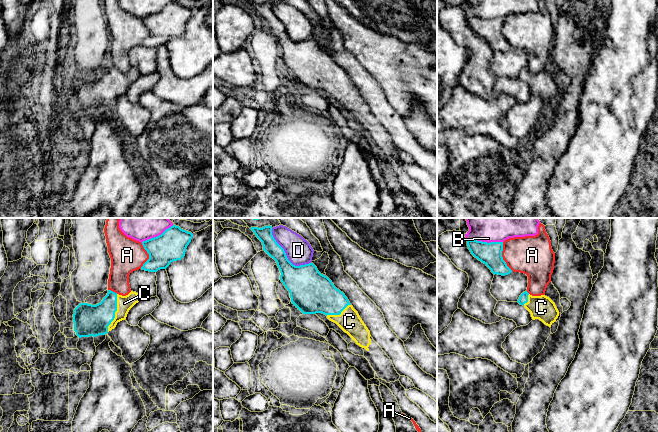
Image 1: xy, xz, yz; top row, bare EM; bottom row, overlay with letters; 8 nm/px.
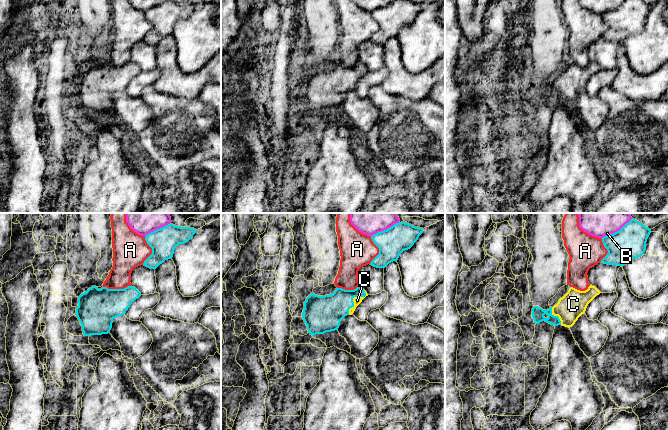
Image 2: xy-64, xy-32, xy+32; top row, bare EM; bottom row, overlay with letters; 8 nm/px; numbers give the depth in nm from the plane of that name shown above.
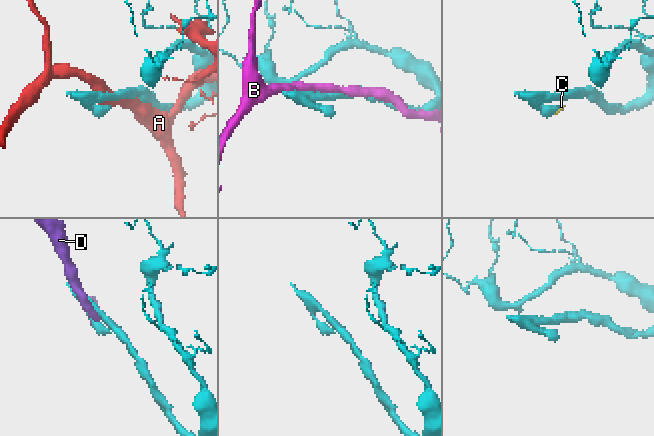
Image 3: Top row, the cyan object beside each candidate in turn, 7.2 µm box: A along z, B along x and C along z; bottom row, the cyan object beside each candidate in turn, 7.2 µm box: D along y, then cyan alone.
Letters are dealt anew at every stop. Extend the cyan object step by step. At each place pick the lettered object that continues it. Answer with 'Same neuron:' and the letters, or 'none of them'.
Same neuron: C

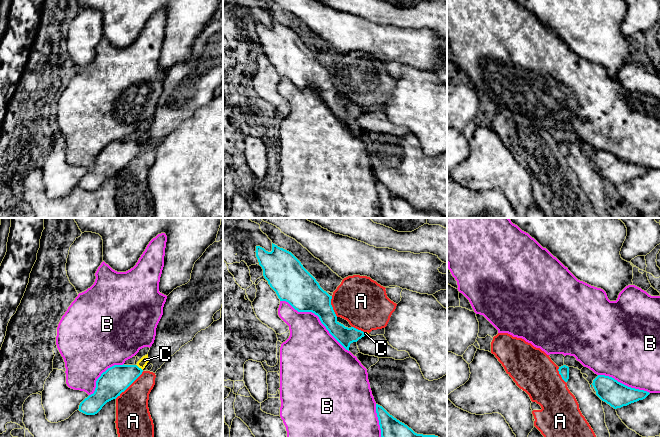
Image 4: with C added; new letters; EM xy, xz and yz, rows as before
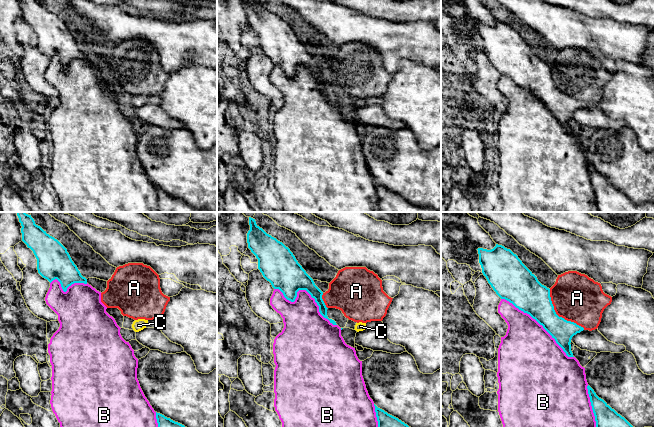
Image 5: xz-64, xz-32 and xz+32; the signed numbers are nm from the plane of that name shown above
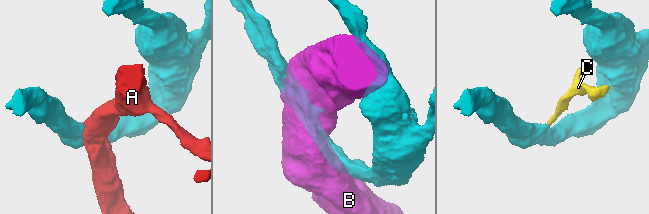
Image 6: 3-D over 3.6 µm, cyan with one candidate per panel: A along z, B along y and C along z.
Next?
Same neuron: none of them

